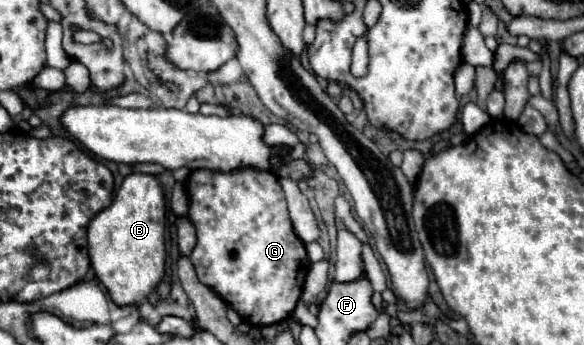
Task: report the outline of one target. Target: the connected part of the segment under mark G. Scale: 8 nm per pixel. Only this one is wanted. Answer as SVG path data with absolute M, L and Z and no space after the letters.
M192 170L184 182L184 188L190 200L188 218L196 226L198 236L196 248L190 254L198 280L212 288L250 326L268 326L286 320L302 296L310 260L304 242L292 228L284 190L278 178L272 172L258 170L236 170L230 174Z

